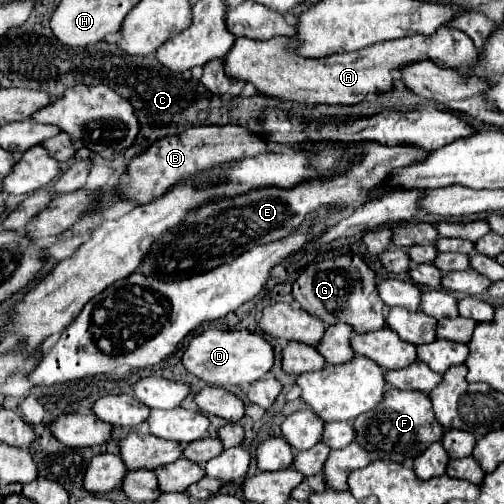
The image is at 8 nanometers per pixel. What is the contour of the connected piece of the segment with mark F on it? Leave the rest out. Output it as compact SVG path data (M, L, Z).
M388 388L384 392L384 400L370 412L360 414L354 422L356 442L374 458L386 462L398 462L412 466L412 460L424 452L430 444L438 442L444 434L444 428L434 420L434 412L430 408L430 400L426 394L410 390Z

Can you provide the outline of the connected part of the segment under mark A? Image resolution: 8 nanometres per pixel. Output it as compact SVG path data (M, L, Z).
M450 26L438 28L438 32L434 36L408 36L406 40L390 40L386 44L374 44L374 46L358 50L358 52L346 52L346 54L324 56L324 58L298 56L292 46L298 46L298 42L292 38L286 38L286 36L278 36L278 38L266 40L266 42L236 38L234 46L226 54L226 74L232 78L246 80L246 82L254 84L262 94L268 94L268 96L274 96L280 100L292 100L292 102L302 102L302 104L358 104L358 102L366 100L366 94L380 96L380 94L392 92L394 90L392 72L396 72L408 64L414 64L420 60L430 60L436 66L458 70L458 68L474 66L474 60L478 58L478 52L476 52L470 36L466 36L464 32L450 28Z

